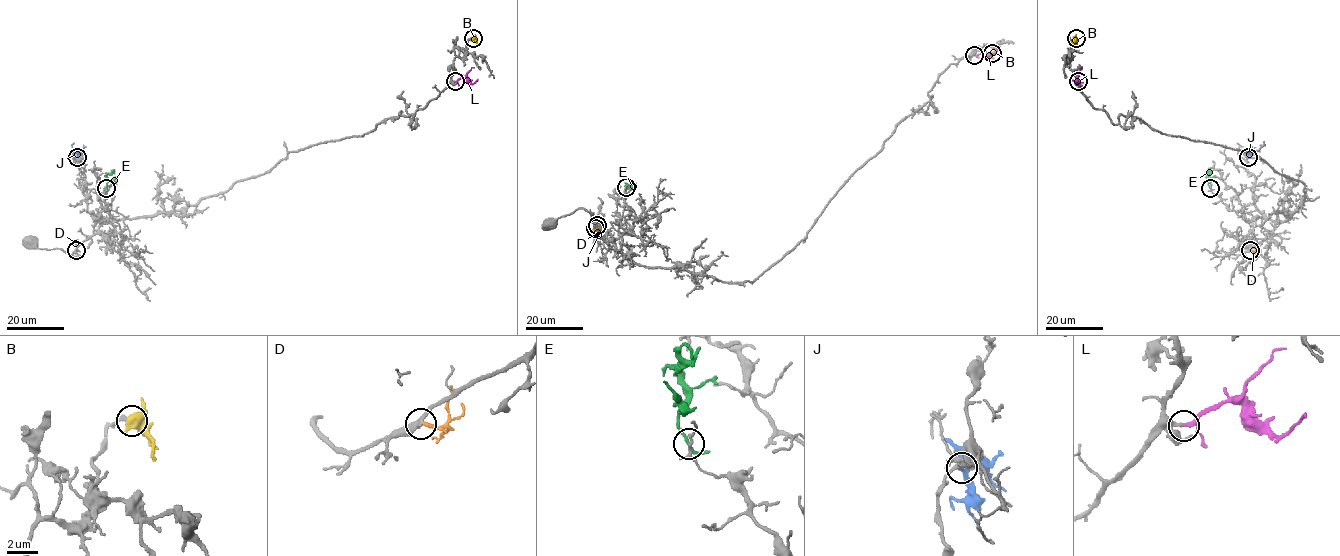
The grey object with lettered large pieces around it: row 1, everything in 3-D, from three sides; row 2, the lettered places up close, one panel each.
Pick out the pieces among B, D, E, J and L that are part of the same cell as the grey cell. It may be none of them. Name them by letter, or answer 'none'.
L

